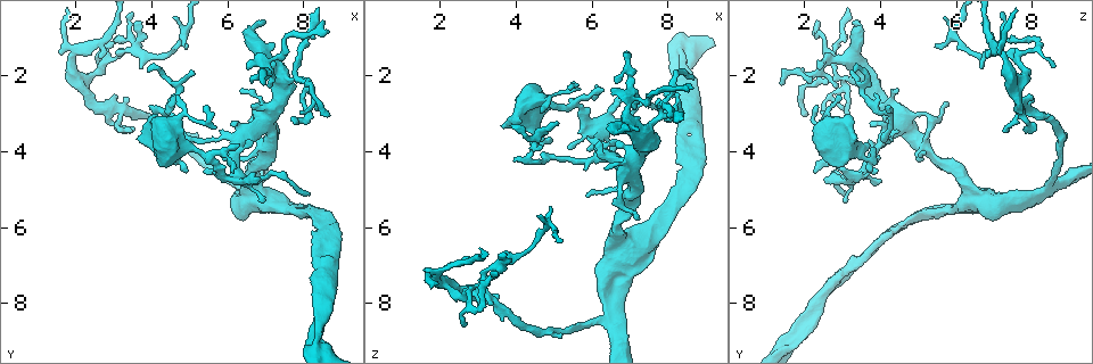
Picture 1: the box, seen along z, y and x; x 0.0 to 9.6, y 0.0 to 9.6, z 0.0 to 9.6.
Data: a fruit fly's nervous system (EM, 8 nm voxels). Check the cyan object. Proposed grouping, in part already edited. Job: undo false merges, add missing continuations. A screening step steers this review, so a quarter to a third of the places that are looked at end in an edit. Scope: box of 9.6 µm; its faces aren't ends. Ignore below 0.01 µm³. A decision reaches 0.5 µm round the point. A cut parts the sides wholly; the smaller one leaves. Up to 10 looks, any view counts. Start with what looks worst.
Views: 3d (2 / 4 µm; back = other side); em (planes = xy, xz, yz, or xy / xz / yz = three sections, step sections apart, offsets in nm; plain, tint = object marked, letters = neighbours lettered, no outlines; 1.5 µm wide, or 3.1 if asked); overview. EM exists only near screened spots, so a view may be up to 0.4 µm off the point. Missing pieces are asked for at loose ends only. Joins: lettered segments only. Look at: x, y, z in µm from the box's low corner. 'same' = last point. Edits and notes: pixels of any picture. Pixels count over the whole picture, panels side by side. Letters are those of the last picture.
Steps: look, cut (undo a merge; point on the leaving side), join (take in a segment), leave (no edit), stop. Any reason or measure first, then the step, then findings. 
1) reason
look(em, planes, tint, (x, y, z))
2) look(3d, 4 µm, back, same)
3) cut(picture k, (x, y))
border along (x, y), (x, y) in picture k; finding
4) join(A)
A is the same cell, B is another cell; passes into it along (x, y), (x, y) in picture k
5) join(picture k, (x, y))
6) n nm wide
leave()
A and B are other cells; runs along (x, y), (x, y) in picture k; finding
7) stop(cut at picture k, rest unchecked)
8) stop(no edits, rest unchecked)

arms run side by side
look(3d, 2 µm, (6.20, 4.55, 3.50))

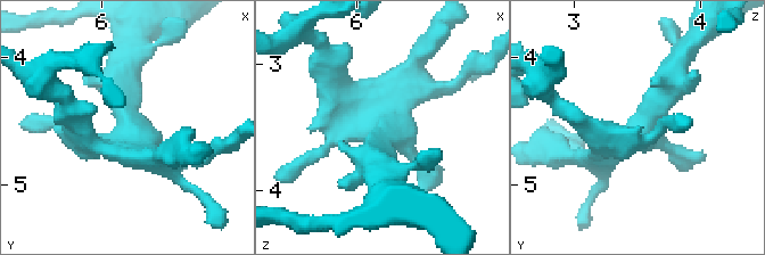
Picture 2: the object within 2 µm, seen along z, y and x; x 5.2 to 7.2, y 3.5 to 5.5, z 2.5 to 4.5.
now the EM
look(em, planes, letters, (6.20, 4.58, 3.52))

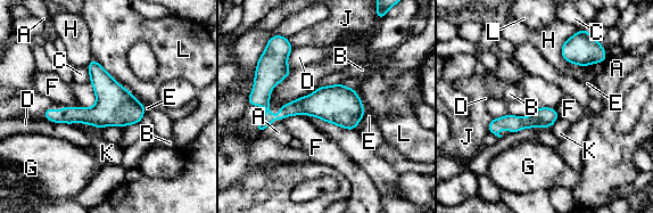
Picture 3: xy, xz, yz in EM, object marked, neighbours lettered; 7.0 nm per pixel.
leave()
A, B, C, D, E, F, G, H, J, K and L are other cells; continuous, no second neuron

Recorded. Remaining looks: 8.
abrupt turn
look(em, 3.1 µm, planes, plain, (7.75, 2.00, 2.85))

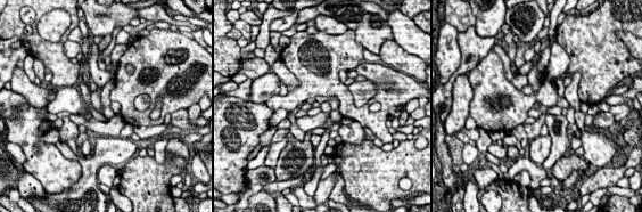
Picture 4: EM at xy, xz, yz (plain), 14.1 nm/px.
what lies round it
look(em, 3.1 µm, planes, letters, same)

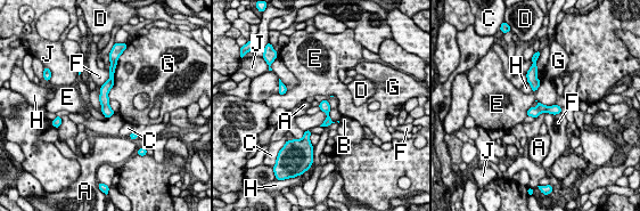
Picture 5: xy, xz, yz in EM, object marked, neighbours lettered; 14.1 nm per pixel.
leave()
A, B, C, D, E, F, G, H and J are other cells; runs along (111, 80), (105, 89), (107, 114) in picture 5; one neuron here

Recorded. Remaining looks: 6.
abrupt turn
look(3d, 2 µm, (4.80, 2.95, 2.60))

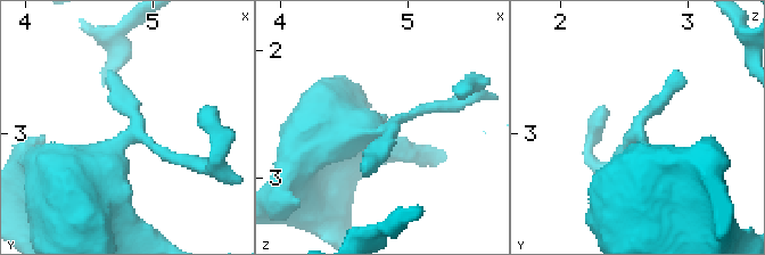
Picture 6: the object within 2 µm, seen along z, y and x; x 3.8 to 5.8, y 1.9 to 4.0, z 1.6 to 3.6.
shape alone is not enough
look(em, yz, step 4, tint, (4.82, 3.02, 2.60))

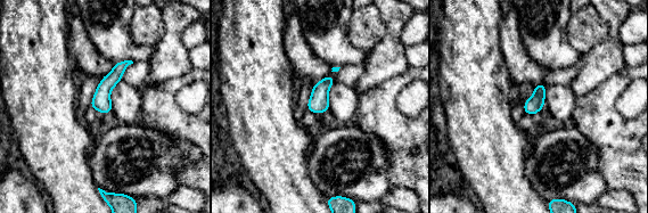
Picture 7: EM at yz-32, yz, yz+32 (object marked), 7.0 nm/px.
look(em, xz, step 8, letters, same)

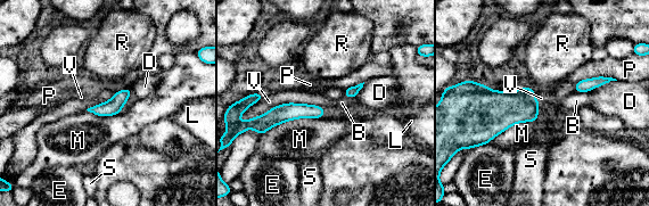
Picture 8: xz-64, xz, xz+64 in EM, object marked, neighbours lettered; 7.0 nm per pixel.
50 nm wide
leave()
B, D, E, L, M, P, R, S and V are other cells; border along (323, 107), (282, 102), (248, 120) in picture 8; one neuron here

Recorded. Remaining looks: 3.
sudden change in width
look(3d, 4 µm, (6.45, 5.35, 7.15))

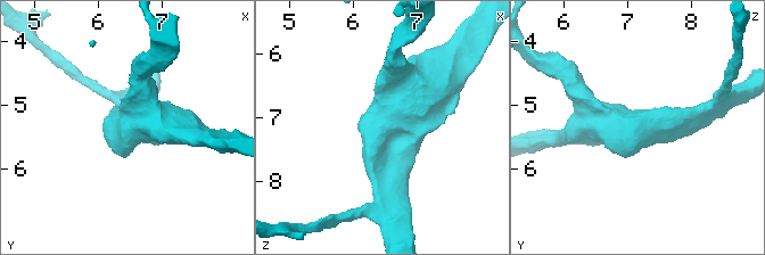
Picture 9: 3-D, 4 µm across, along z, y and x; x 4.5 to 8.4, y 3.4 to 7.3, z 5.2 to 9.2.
need the tissue
look(em, planes, letters, (6.45, 5.40, 7.10))

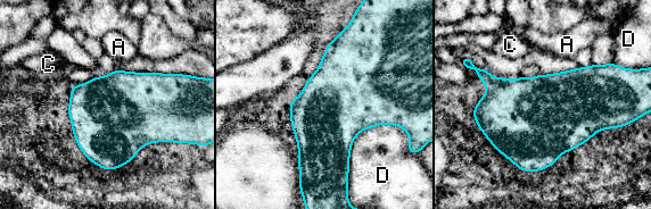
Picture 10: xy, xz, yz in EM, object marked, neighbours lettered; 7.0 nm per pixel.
D touches over 550 nm
leave()
A, C and D are other cells; border along (408, 132), (363, 128), (346, 183) in picture 10; continuous, no second neuron

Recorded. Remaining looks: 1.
stop(no edits, rest unchecked)

